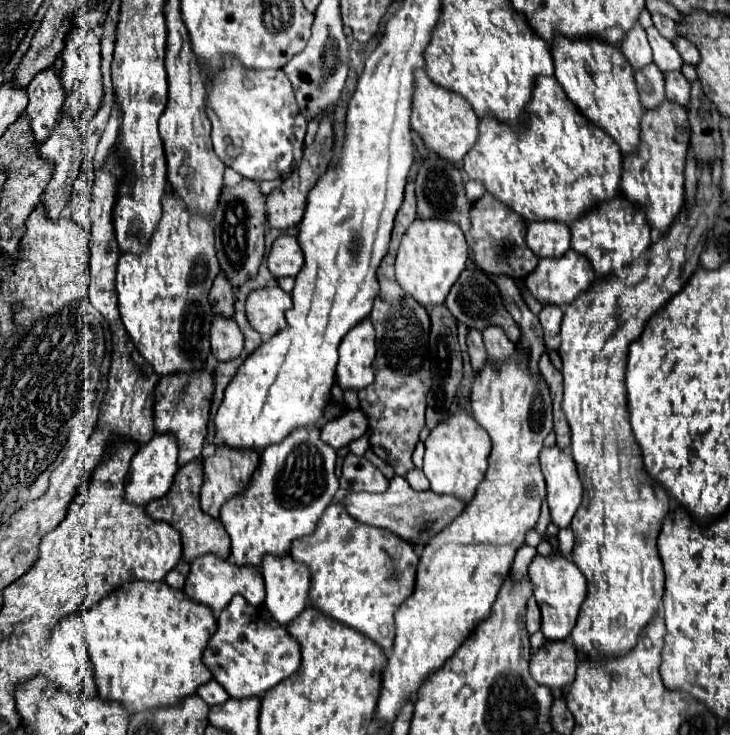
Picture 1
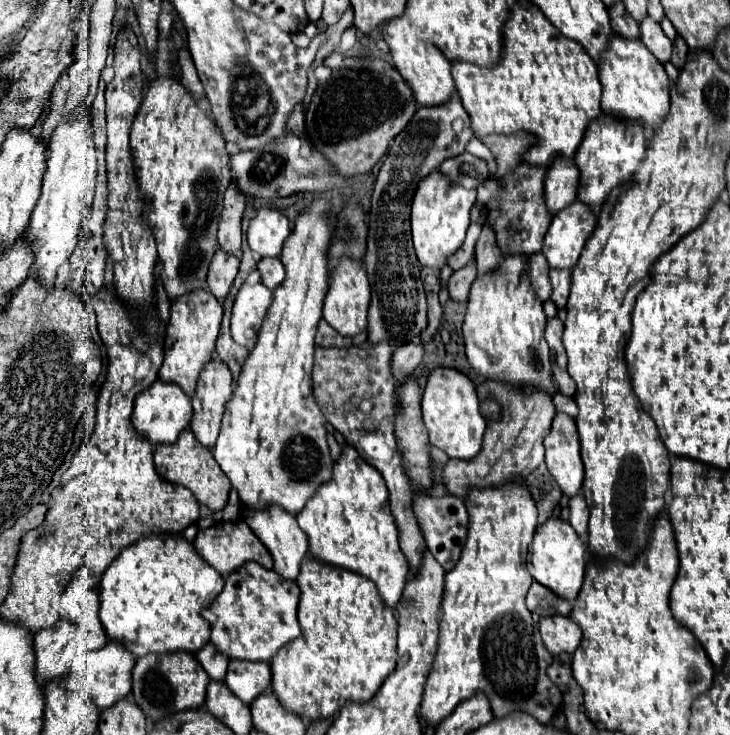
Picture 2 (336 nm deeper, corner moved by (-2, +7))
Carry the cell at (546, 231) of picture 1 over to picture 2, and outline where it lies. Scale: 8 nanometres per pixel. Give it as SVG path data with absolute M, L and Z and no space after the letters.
M557 156L545 178L545 202L551 214L559 212L561 208L567 208L567 204L577 198L577 186L579 168L575 166L575 160Z

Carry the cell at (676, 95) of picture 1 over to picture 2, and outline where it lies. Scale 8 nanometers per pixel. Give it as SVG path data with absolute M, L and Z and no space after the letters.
M649 16L641 20L639 24L641 28L641 42L653 52L653 56L659 60L659 62L667 62L671 58L671 40L663 34L661 26L651 20Z

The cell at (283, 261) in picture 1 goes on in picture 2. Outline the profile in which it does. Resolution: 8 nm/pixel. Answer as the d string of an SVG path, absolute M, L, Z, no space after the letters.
M259 208L247 228L251 250L261 256L279 256L285 238L291 234L289 220L275 208Z

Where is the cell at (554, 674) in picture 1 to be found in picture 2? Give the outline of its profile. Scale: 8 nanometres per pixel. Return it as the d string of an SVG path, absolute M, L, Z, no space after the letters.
M547 616L539 620L539 632L545 648L557 656L561 652L573 654L577 644L581 642L581 628L569 616Z

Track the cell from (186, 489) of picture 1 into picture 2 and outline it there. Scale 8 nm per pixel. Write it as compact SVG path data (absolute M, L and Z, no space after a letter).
M183 430L177 438L177 442L173 444L157 444L153 450L153 460L155 460L155 468L157 474L167 480L167 482L175 482L175 484L183 484L187 486L195 498L199 500L199 504L209 506L213 512L219 512L225 508L227 504L227 494L229 494L229 478L221 472L219 464L213 458L211 448L203 446L191 430Z

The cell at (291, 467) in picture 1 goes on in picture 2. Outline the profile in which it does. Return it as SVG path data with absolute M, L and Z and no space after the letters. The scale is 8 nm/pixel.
M323 198L313 200L309 206L301 210L295 220L295 228L289 234L281 262L285 266L285 280L273 290L273 302L267 310L263 326L257 334L257 344L249 352L241 374L237 378L237 386L225 404L223 424L219 438L213 448L213 456L225 476L231 480L231 486L239 492L243 504L263 510L269 504L279 504L287 512L297 514L317 492L317 488L331 478L333 460L329 456L329 446L325 440L325 418L313 400L313 350L315 350L315 332L317 322L321 320L323 300L329 284L329 240L331 232L327 226L327 210L329 204Z

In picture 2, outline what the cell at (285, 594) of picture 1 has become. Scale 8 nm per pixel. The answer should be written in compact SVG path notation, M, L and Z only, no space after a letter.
M269 506L261 512L253 510L253 508L245 508L243 510L245 514L245 522L251 526L251 530L259 536L259 540L267 546L267 550L271 552L273 560L275 560L275 570L289 578L289 580L295 580L297 574L299 574L299 566L301 566L301 560L305 558L307 550L309 550L309 542L305 540L305 532L301 532L297 520L293 514L285 512L281 506Z

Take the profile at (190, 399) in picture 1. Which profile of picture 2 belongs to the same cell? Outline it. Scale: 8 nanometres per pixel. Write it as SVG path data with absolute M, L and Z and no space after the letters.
M197 288L171 302L171 320L165 332L163 364L159 370L161 380L179 384L185 390L185 394L193 396L193 388L197 386L197 376L215 352L215 340L221 316L223 316L223 306L207 288Z

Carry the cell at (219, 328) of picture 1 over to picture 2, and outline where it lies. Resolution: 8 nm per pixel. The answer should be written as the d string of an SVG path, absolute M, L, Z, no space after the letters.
M217 248L211 266L209 266L209 274L207 274L207 286L209 290L223 300L225 294L229 292L235 276L237 276L237 268L239 268L239 258Z

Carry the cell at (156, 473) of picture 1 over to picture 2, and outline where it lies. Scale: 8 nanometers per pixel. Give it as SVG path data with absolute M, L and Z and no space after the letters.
M155 380L149 388L145 388L135 398L135 408L133 408L131 422L141 434L145 434L151 440L151 444L155 444L155 442L173 444L177 440L179 432L189 426L191 416L193 416L191 396L187 396L177 384L165 384L161 380Z

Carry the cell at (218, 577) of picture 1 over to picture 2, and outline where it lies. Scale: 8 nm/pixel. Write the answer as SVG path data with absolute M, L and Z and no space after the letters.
M233 520L233 522L217 522L205 530L199 530L195 538L195 548L197 552L225 578L233 570L237 570L241 564L253 560L259 562L265 568L273 568L273 558L269 556L269 550L261 544L261 540L253 534L253 530L243 522L243 520Z

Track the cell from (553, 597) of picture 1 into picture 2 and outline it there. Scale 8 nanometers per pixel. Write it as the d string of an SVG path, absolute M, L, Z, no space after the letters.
M549 518L545 524L537 526L535 530L535 536L531 542L529 564L531 564L529 572L539 584L551 588L559 596L573 602L583 584L583 574L585 574L585 564L587 564L587 546L579 540L577 532L573 530L569 522L561 518Z

